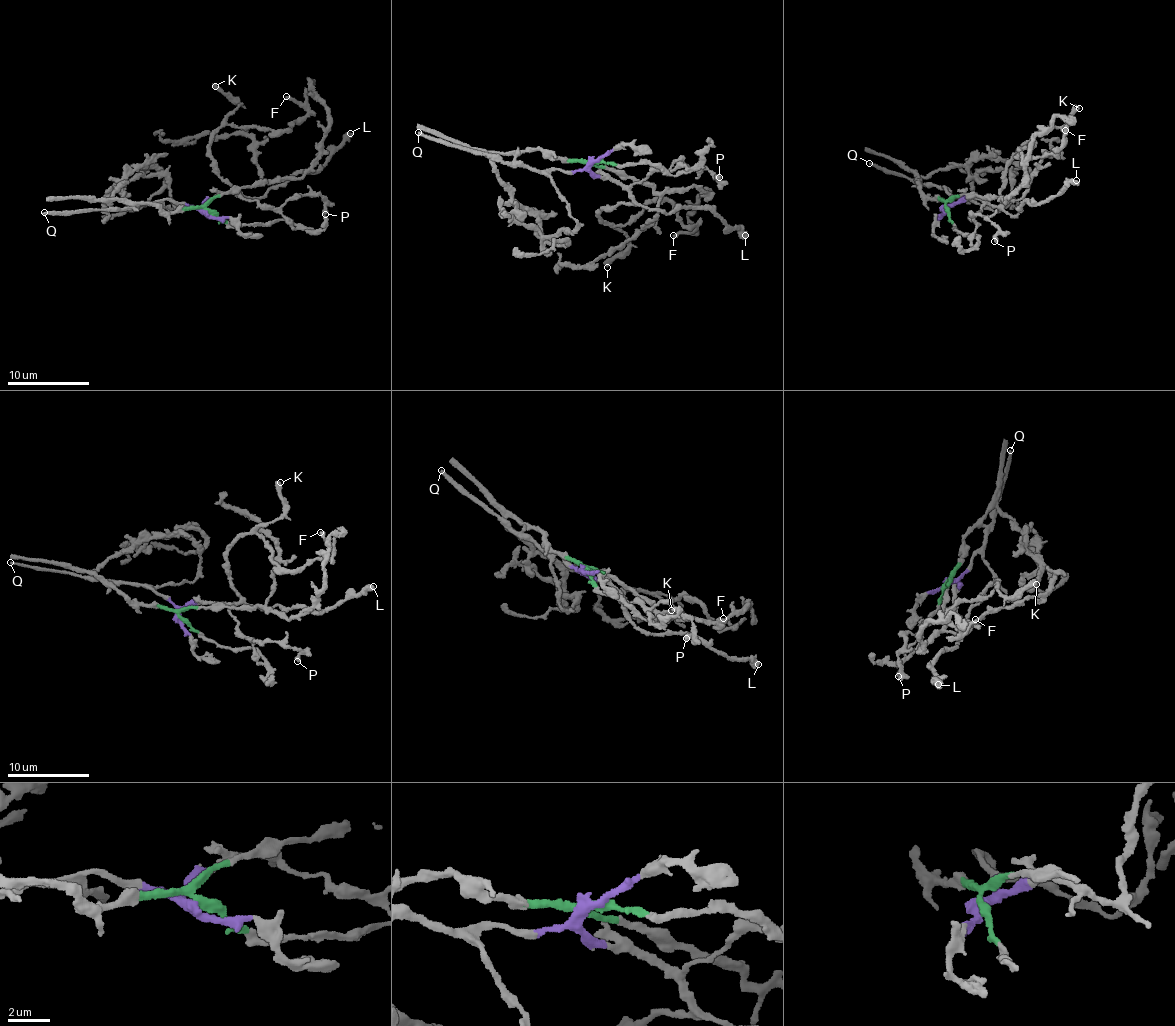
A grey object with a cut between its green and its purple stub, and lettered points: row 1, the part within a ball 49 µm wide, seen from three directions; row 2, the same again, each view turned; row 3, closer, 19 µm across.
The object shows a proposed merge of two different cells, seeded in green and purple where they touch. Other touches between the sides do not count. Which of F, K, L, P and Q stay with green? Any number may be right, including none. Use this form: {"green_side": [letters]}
{"green_side": []}

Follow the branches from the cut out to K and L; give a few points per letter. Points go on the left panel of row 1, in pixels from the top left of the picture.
K: (207, 212), (203, 208), (212, 198), (238, 193), (220, 174), (209, 144), (228, 115), (239, 106), (214, 85)
L: (207, 212), (203, 208), (218, 195), (235, 191), (244, 197), (262, 197), (299, 172), (317, 171), (350, 132)

